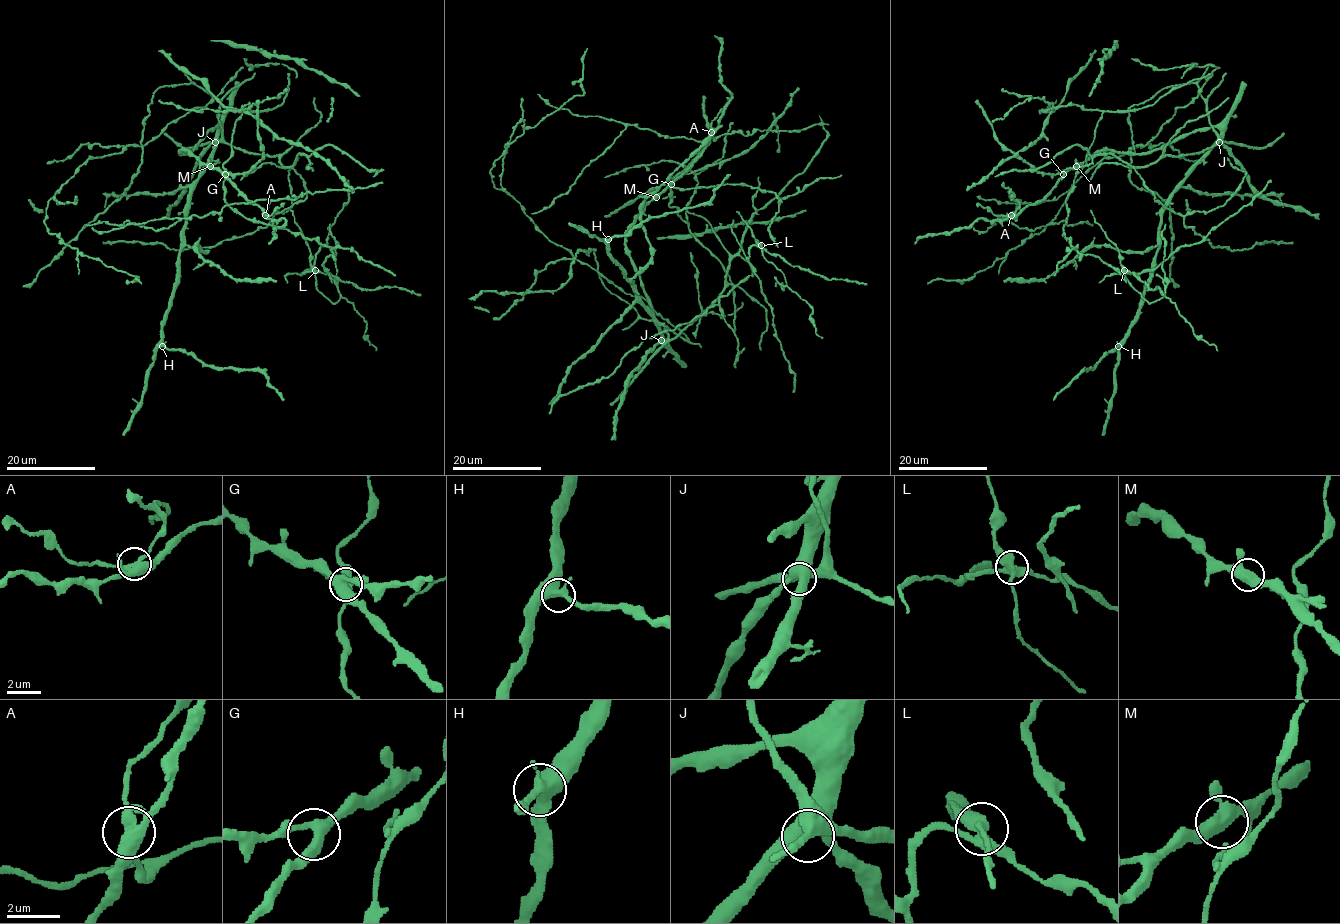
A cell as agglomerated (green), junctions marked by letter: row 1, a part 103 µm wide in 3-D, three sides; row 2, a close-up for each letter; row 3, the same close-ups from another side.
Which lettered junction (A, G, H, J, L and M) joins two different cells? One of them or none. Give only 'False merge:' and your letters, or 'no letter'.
False merge: L

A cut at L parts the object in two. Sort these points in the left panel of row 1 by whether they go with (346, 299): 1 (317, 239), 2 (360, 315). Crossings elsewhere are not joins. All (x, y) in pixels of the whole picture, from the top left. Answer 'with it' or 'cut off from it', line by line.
1: cut off from it
2: with it

